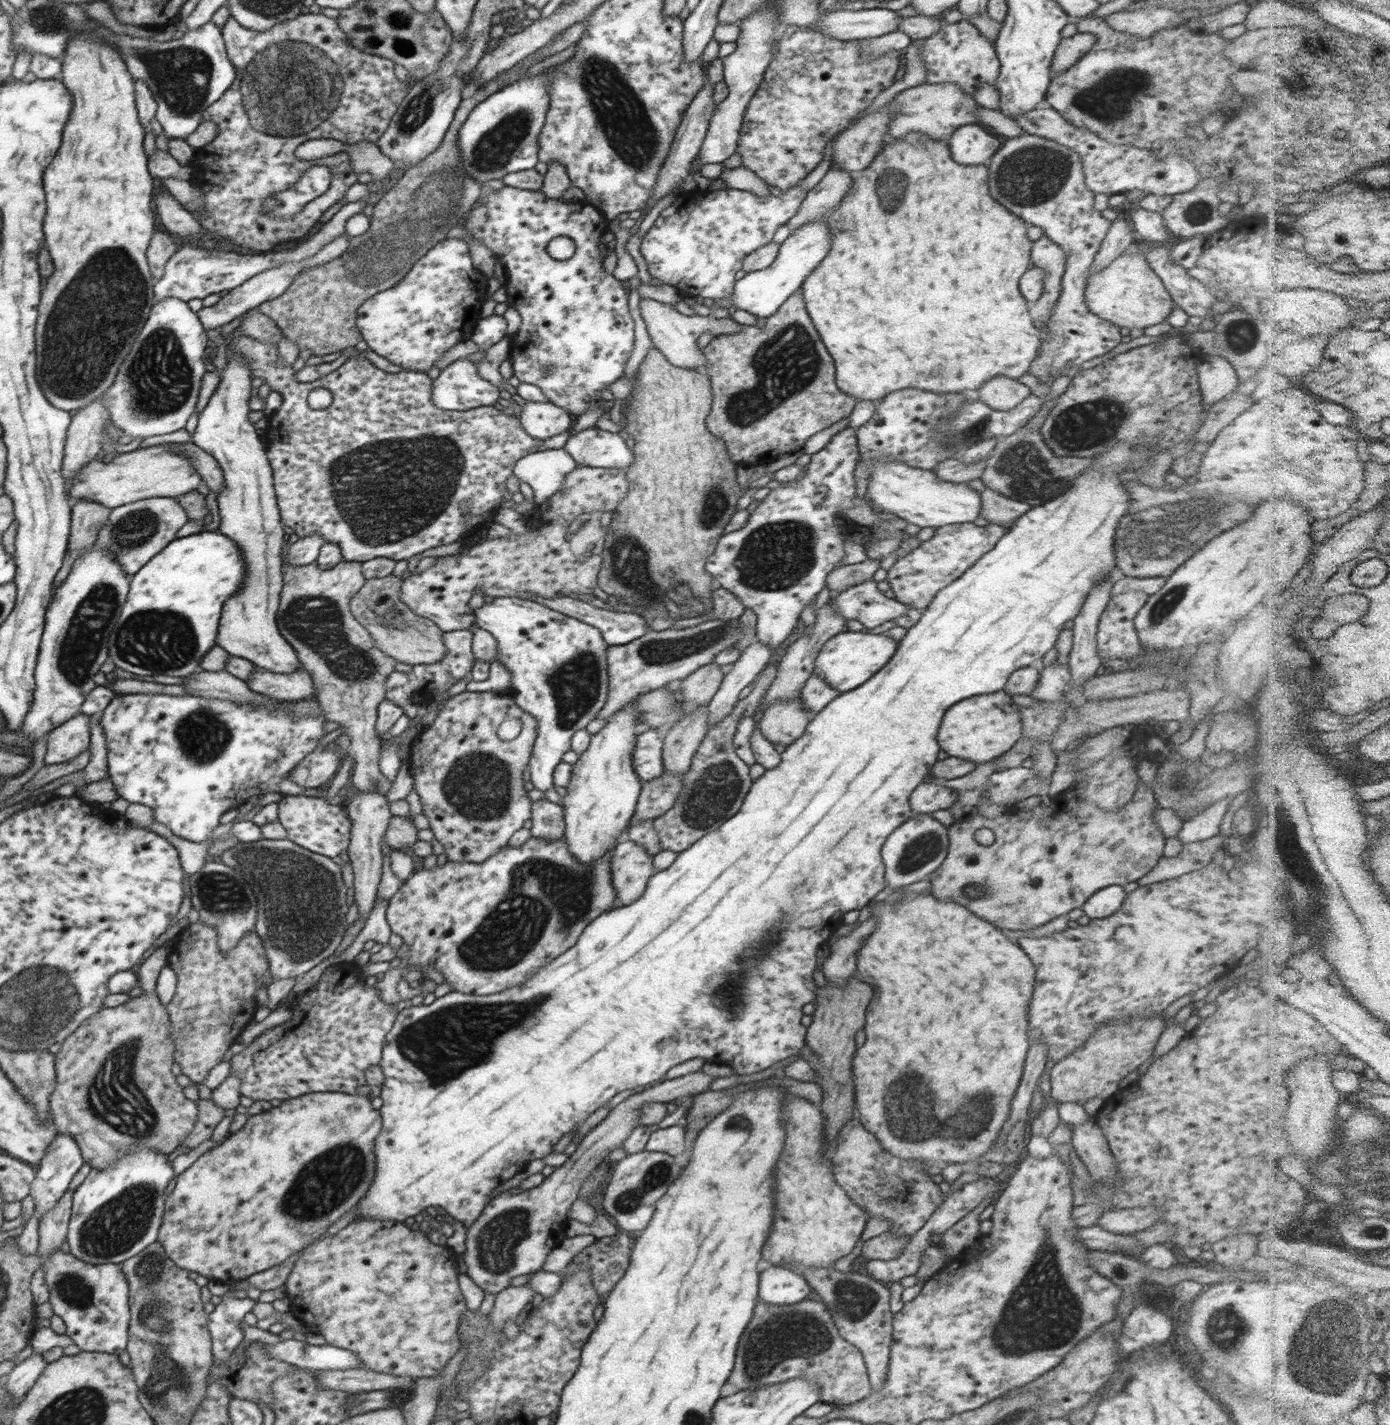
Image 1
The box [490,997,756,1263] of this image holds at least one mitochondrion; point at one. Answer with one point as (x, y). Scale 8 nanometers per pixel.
(660, 1173)

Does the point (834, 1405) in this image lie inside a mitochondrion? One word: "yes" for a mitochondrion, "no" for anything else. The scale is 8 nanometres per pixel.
no

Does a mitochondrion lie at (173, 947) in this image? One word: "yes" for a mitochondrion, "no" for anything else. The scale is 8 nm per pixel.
no

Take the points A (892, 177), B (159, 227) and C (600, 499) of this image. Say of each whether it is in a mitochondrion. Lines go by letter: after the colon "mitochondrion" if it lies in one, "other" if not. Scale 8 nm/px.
A: mitochondrion
B: other
C: other

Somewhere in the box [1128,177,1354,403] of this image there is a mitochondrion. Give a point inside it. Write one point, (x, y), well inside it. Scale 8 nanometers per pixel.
(1197, 212)

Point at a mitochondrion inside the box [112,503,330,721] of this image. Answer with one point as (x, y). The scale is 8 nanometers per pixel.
(175, 637)

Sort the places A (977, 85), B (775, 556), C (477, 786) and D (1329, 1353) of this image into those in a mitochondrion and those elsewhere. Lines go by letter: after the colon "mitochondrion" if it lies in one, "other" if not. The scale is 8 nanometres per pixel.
A: other
B: mitochondrion
C: mitochondrion
D: mitochondrion

